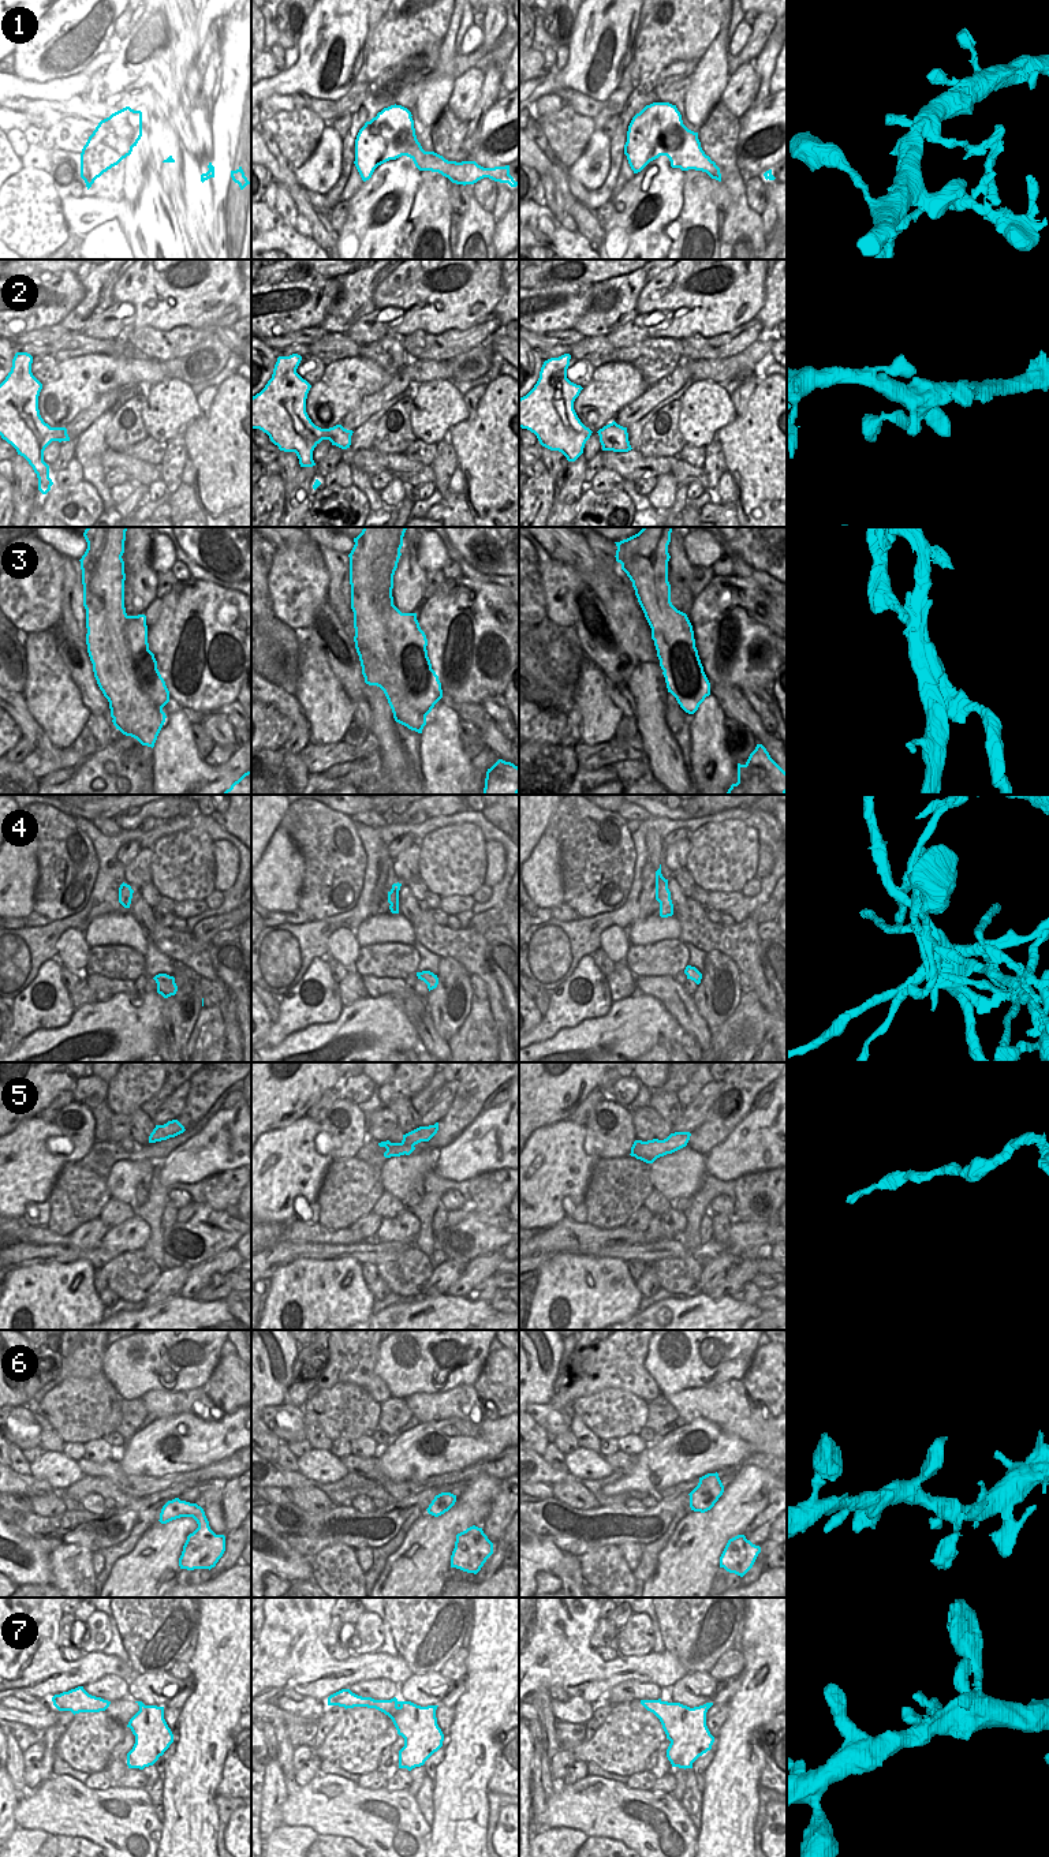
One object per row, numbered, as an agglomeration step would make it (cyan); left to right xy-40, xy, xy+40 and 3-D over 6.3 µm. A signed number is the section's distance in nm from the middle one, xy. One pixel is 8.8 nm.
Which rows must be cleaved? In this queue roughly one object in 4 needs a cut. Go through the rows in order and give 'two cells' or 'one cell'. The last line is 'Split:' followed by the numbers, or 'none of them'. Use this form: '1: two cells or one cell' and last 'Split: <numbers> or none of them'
1: two cells
2: one cell
3: two cells
4: two cells
5: one cell
6: one cell
7: one cell
Split: 1, 3, 4

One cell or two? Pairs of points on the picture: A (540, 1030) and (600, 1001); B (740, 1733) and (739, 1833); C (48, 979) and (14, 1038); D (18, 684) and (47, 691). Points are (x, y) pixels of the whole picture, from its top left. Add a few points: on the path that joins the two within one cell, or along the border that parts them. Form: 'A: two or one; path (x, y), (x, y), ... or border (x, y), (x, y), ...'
A: one; path (555, 1019), (568, 1007), (585, 1005)
B: one; path (739, 1758), (739, 1808)
C: one; path (32, 986), (30, 1012), (25, 1022)
D: two; border (25, 653), (26, 687), (22, 691)

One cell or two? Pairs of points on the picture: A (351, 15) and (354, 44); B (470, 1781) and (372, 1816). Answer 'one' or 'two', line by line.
A: one
B: two

